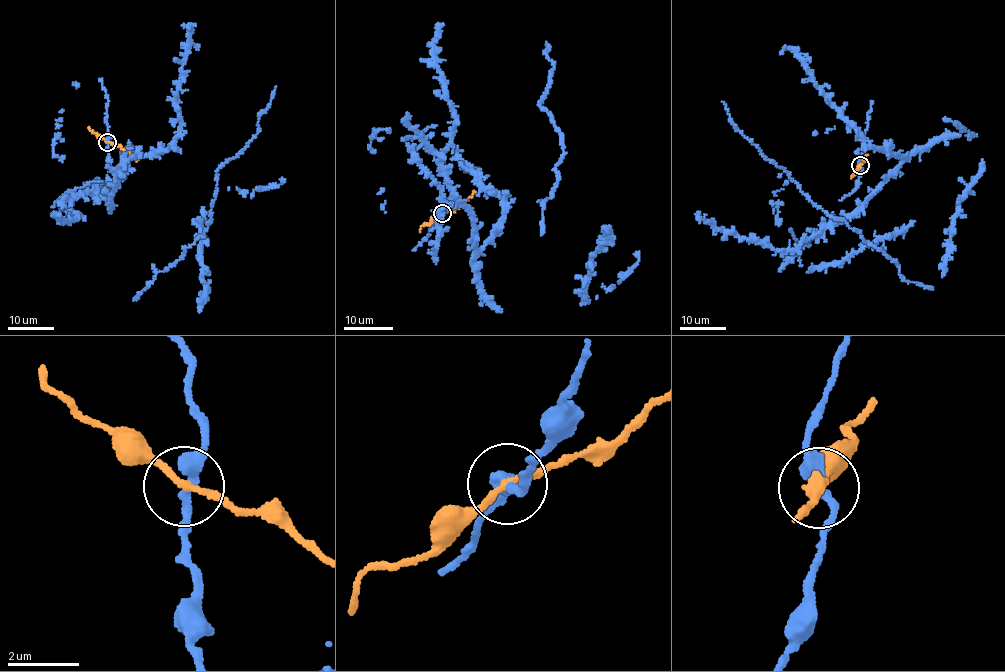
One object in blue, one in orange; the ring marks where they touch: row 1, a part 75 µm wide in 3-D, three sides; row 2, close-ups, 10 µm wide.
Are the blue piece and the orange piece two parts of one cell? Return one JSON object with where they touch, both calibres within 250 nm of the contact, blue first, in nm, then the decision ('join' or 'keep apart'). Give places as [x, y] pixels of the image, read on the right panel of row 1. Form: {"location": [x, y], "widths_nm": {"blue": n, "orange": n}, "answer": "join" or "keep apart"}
{"location": [860, 165], "widths_nm": {"blue": 320, "orange": 160}, "answer": "keep apart"}

